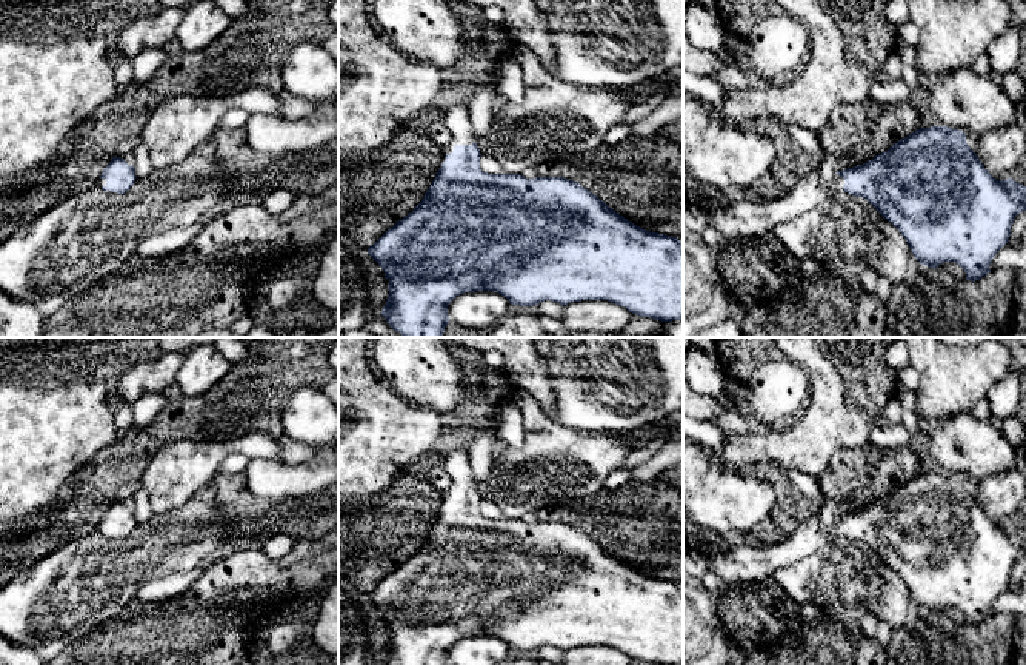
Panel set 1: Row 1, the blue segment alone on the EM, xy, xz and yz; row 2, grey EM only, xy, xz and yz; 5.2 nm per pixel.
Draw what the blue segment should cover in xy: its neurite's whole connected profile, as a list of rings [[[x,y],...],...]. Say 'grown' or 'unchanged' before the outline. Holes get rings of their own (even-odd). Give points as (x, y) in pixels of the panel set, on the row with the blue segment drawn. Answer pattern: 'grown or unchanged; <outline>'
grown; [[[112,157],[95,182],[108,195],[125,194],[135,182],[135,168],[128,165],[125,159]]]

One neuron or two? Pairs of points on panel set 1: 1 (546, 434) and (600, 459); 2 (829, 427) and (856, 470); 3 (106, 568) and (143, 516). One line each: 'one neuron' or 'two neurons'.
1: one neuron
2: two neurons
3: two neurons

